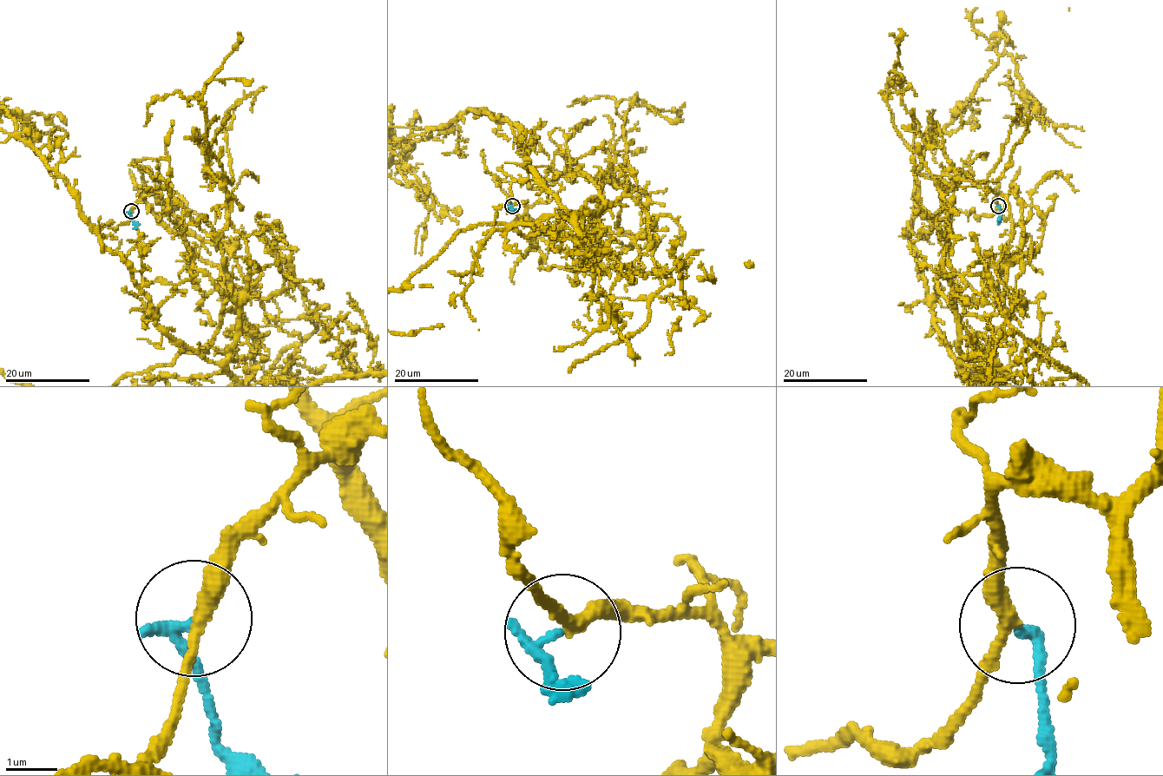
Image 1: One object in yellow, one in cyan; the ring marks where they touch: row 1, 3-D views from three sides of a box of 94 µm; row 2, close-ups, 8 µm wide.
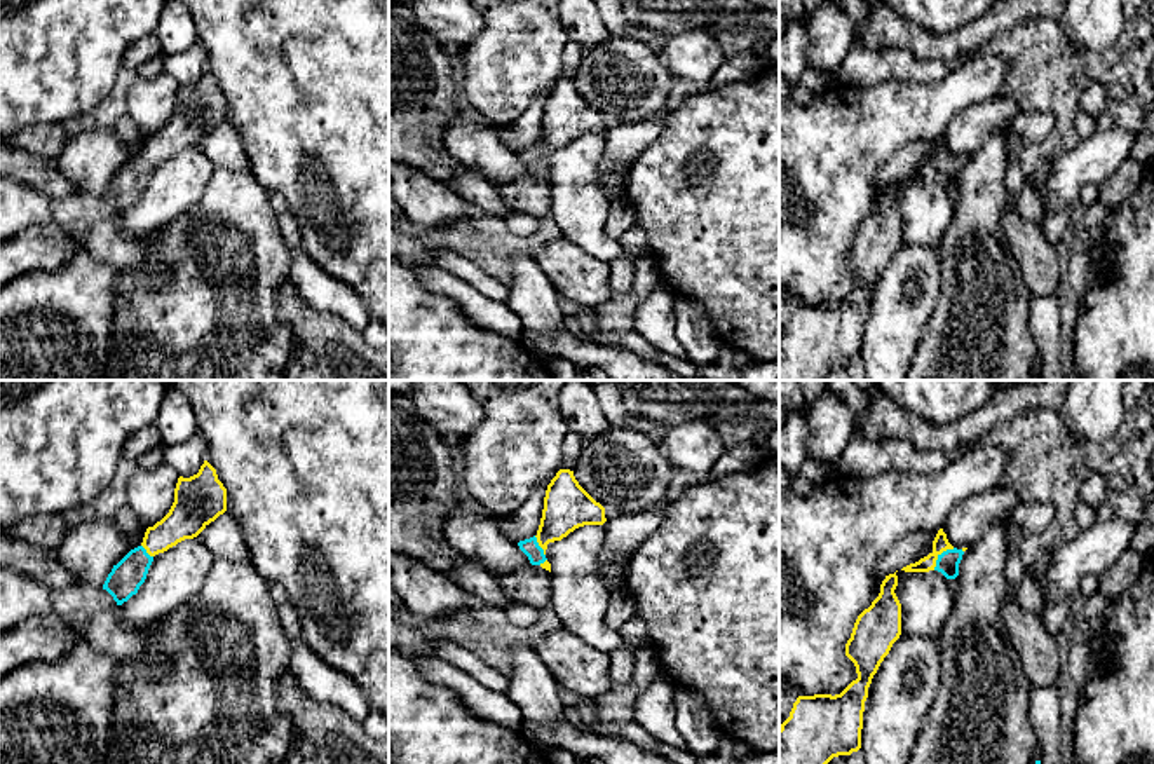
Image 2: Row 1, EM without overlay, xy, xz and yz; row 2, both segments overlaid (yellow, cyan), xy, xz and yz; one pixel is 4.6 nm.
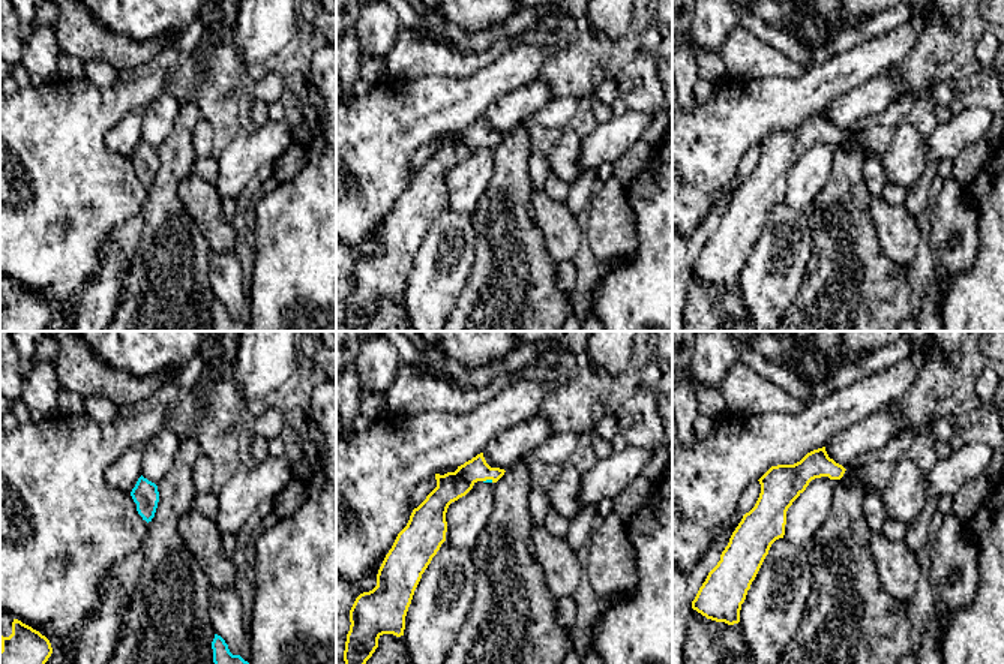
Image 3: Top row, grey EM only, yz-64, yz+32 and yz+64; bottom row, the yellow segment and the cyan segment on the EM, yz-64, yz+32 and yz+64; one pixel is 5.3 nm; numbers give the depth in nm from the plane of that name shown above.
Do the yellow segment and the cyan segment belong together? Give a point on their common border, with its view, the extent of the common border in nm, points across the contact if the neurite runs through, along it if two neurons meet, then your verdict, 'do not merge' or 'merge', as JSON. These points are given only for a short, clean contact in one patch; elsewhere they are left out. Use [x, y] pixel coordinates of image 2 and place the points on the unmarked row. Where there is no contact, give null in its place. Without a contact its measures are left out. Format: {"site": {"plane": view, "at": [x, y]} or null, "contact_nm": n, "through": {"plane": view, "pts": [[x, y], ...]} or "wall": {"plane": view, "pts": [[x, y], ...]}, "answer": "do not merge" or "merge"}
{"site": {"plane": "yz", "at": [940, 163]}, "contact_nm": 140, "through": {"plane": "yz", "pts": [[940, 152], [940, 163], [947, 173]]}, "answer": "merge"}

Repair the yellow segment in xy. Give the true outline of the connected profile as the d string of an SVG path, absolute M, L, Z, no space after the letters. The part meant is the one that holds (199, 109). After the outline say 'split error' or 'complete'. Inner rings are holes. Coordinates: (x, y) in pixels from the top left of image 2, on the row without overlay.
M204 70L199 82L178 87L169 122L148 136L143 152L131 159L108 183L106 199L117 215L127 211L145 192L153 166L185 148L197 147L211 131L227 120L227 98L216 78Z; split error

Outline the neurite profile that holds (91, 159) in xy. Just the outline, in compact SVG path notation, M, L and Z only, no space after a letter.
M91 129L70 138L56 159L80 195L103 197L112 178L131 160L113 129Z

